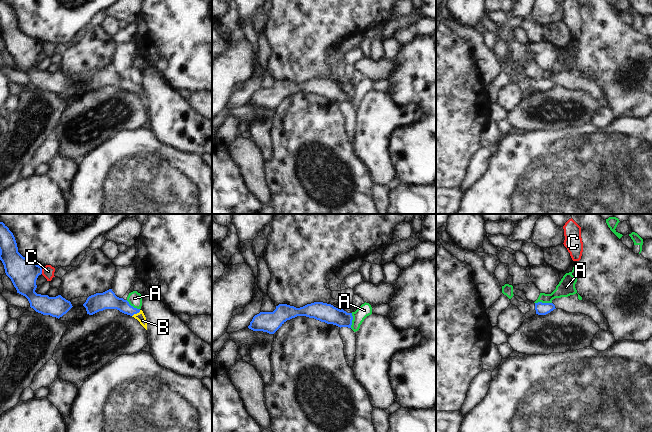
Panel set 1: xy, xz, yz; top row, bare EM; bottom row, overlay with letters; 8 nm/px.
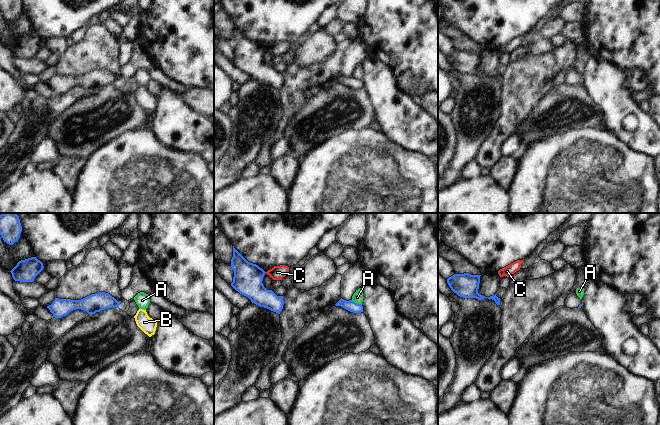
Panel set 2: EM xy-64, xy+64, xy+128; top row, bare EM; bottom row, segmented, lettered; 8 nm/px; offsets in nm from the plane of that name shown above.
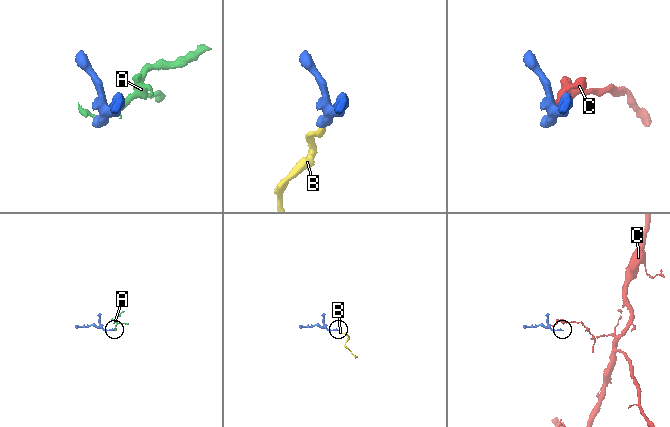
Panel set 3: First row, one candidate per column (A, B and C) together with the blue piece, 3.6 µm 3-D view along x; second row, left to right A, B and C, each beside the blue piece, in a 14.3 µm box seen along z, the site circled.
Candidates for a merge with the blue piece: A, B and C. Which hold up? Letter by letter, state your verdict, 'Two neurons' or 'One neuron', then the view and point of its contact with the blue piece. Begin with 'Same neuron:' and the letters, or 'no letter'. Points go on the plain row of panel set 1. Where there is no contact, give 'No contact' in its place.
Same neuron: B
A: Two neurons. Touches blue at yz (543, 79)
B: One neuron. Touches blue at xy (136, 89)
C: Two neurons. Touches blue at xy (41, 46)

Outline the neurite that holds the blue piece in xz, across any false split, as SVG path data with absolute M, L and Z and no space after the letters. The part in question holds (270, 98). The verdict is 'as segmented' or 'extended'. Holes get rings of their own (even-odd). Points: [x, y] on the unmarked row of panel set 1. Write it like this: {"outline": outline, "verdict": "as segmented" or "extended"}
{"outline": "M314 78L300 84L279 80L273 88L260 88L255 91L248 104L253 107L274 110L287 96L297 92L314 94L340 104L351 104L353 96L352 89L347 89L343 85L340 86L331 80L323 78Z", "verdict": "as segmented"}

